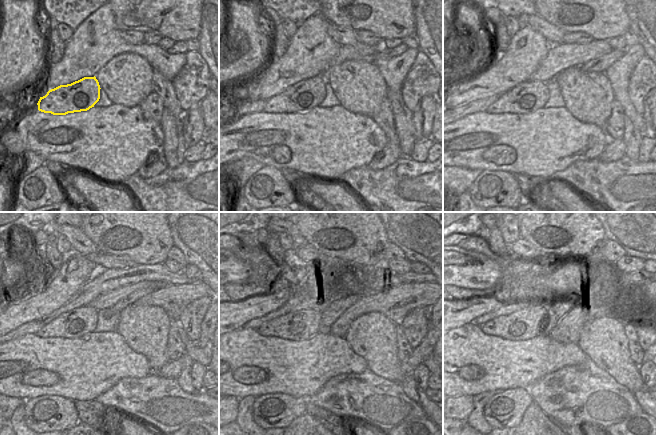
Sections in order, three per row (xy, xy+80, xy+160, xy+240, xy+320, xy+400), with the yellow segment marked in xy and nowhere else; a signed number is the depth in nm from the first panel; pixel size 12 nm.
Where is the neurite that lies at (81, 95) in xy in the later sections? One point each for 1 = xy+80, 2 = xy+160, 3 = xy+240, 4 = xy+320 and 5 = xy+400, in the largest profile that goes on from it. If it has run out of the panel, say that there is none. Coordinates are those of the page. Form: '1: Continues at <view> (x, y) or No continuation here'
1: Continues at xy+80 (307, 94)
2: Continues at xy+160 (529, 96)
3: Continues at xy+240 (77, 322)
4: Continues at xy+320 (300, 325)
5: Continues at xy+400 (529, 322).

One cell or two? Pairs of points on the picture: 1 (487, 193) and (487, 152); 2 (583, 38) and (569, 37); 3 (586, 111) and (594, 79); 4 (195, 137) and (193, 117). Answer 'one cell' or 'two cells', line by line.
1: two cells
2: one cell
3: one cell
4: one cell

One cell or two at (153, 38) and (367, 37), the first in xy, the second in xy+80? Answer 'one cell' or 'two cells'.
one cell

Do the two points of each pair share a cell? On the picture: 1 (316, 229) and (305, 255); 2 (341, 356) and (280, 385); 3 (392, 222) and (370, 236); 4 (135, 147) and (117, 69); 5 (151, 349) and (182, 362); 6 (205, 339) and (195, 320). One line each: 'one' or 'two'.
1: two
2: one
3: two
4: two
5: two
6: two

